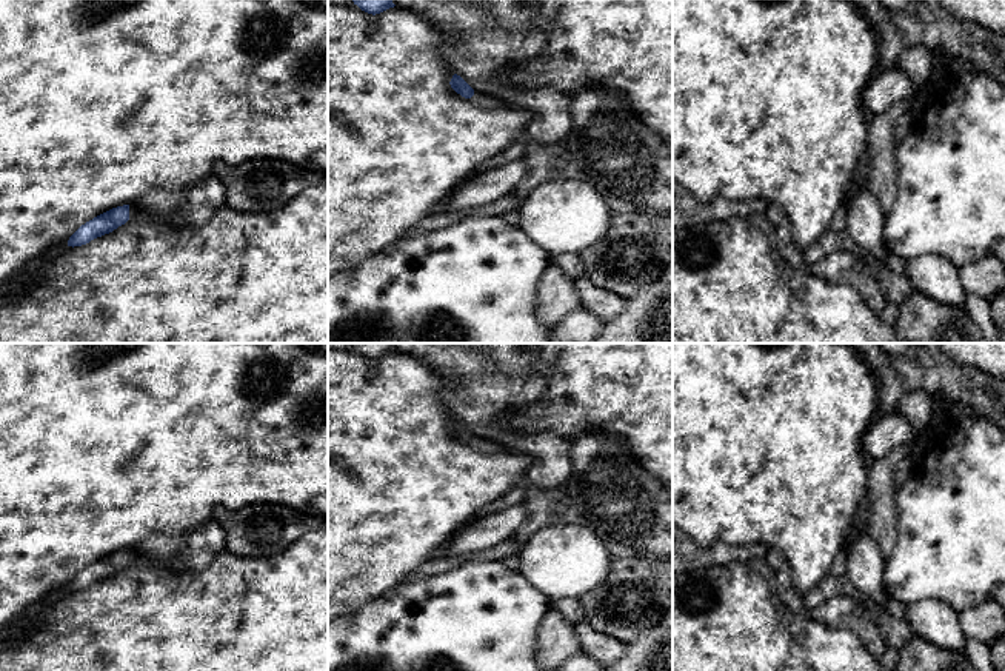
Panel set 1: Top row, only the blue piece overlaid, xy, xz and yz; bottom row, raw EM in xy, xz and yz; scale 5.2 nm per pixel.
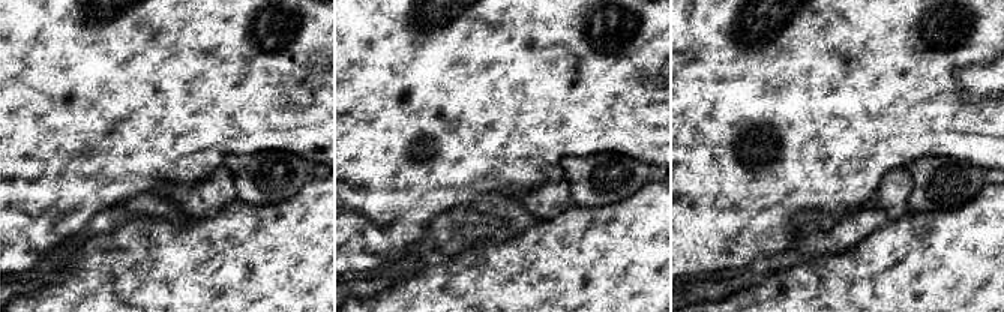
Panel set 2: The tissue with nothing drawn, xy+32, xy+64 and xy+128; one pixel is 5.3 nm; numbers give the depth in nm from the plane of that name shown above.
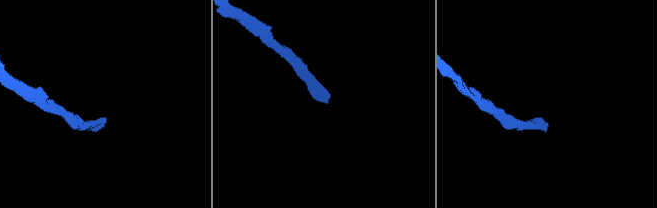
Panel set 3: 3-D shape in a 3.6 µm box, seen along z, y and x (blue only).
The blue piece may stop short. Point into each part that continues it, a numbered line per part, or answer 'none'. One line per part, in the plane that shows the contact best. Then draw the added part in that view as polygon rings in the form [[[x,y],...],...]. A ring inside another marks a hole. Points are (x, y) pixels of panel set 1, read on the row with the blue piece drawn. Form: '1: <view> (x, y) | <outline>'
1: xy (134, 213) | [[[129,205],[129,220],[134,220],[134,219],[155,219],[155,217],[148,212],[142,212],[134,205]]]

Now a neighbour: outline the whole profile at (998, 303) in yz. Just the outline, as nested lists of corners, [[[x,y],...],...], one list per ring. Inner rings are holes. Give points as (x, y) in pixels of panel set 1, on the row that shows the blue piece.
[[[1005,288],[990,303],[993,320],[997,329],[1005,334]]]

